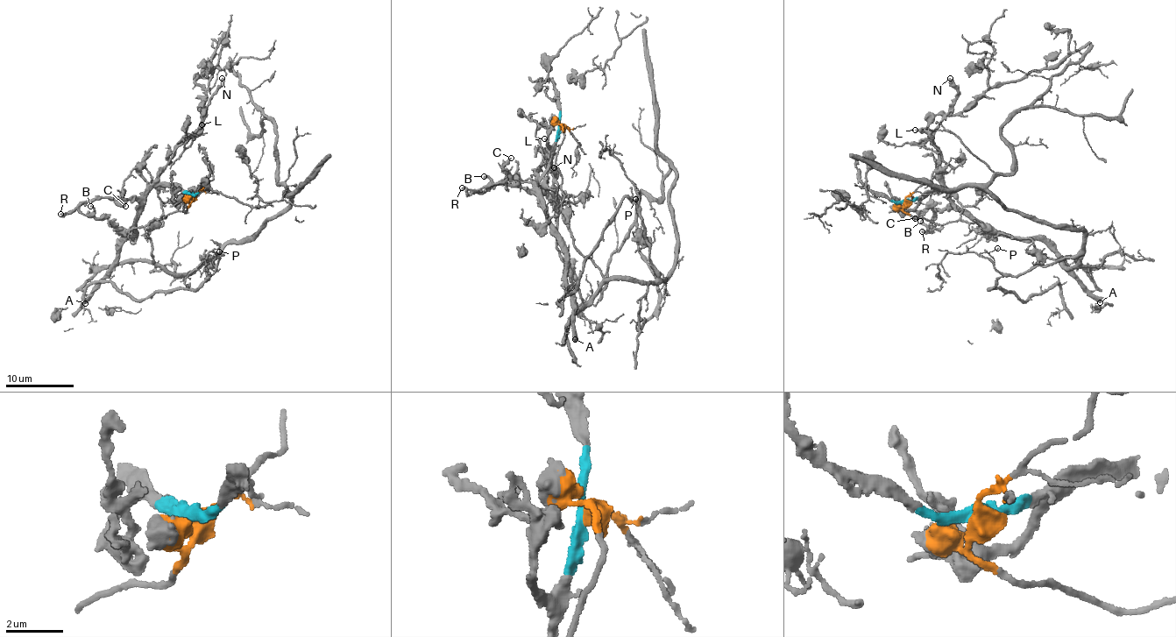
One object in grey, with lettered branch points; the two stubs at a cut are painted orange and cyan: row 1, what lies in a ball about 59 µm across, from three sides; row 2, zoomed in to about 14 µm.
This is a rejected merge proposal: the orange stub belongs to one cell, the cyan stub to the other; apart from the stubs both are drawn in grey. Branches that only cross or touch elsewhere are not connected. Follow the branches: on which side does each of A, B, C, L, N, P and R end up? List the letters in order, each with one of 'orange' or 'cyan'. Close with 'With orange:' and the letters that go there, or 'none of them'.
A: cyan
B: cyan
C: cyan
L: cyan
N: cyan
P: orange
R: cyan
With orange: P

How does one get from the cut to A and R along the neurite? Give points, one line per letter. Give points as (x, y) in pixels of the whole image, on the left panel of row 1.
A: (193, 194), (155, 186), (145, 202), (141, 203), (135, 216), (135, 237), (123, 239), (110, 271), (84, 303)
R: (193, 194), (153, 186), (139, 196), (124, 199), (100, 196), (86, 203), (78, 203), (68, 213), (60, 215)

